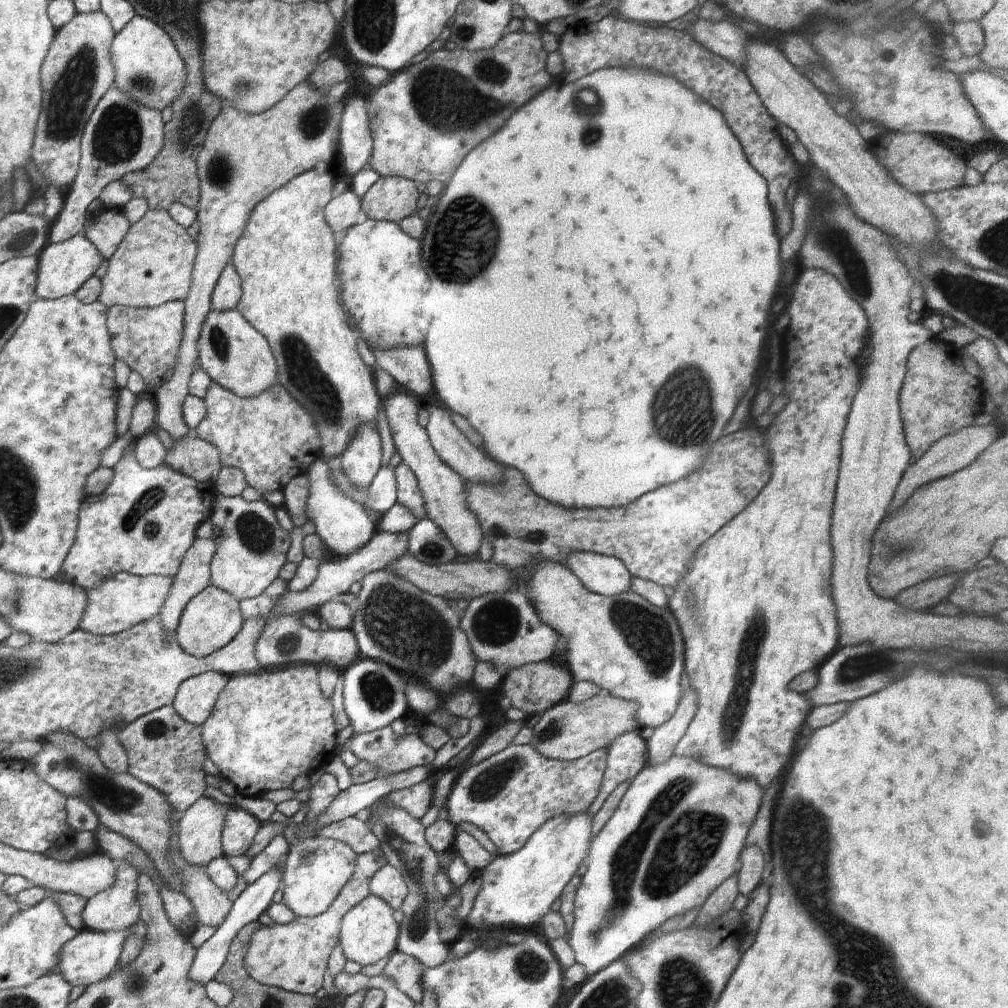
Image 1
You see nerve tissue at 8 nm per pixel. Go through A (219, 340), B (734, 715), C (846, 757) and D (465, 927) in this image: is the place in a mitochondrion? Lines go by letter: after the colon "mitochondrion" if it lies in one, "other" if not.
A: mitochondrion
B: mitochondrion
C: other
D: other

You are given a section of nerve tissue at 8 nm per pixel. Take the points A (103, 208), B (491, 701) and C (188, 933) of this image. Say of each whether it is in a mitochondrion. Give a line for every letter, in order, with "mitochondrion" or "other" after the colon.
A: other
B: other
C: other

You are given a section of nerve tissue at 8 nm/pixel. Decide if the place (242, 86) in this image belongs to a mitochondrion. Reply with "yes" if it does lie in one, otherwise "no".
yes

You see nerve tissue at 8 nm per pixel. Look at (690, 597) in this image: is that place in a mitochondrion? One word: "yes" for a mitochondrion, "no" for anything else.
yes

